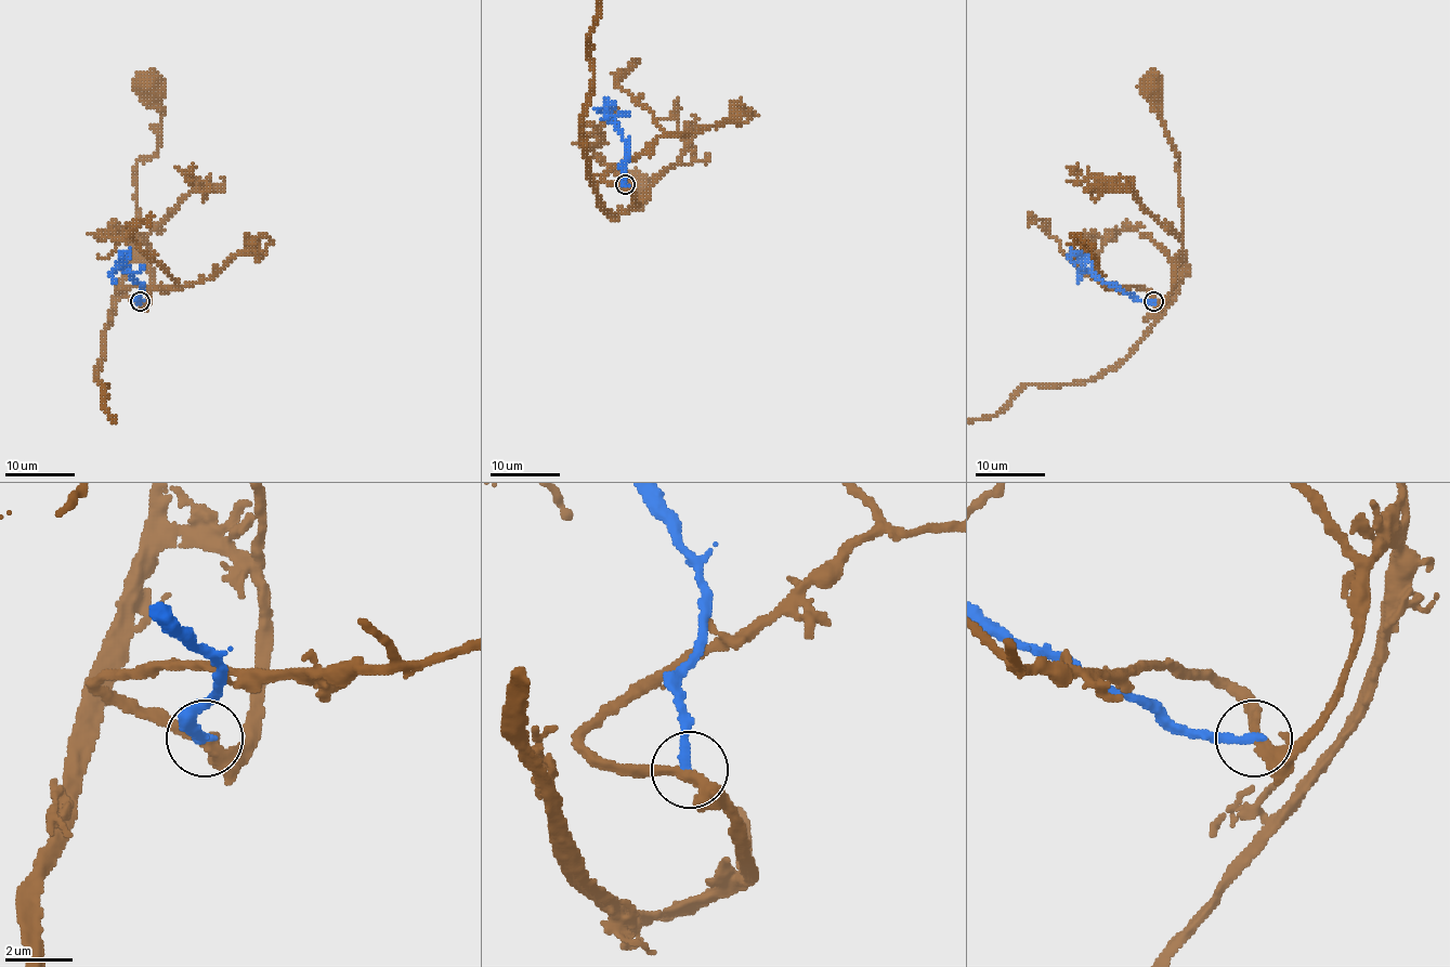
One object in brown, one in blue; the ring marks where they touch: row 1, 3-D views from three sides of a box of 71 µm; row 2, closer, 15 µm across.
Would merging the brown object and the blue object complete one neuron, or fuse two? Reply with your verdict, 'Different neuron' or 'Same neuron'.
Different neuron

